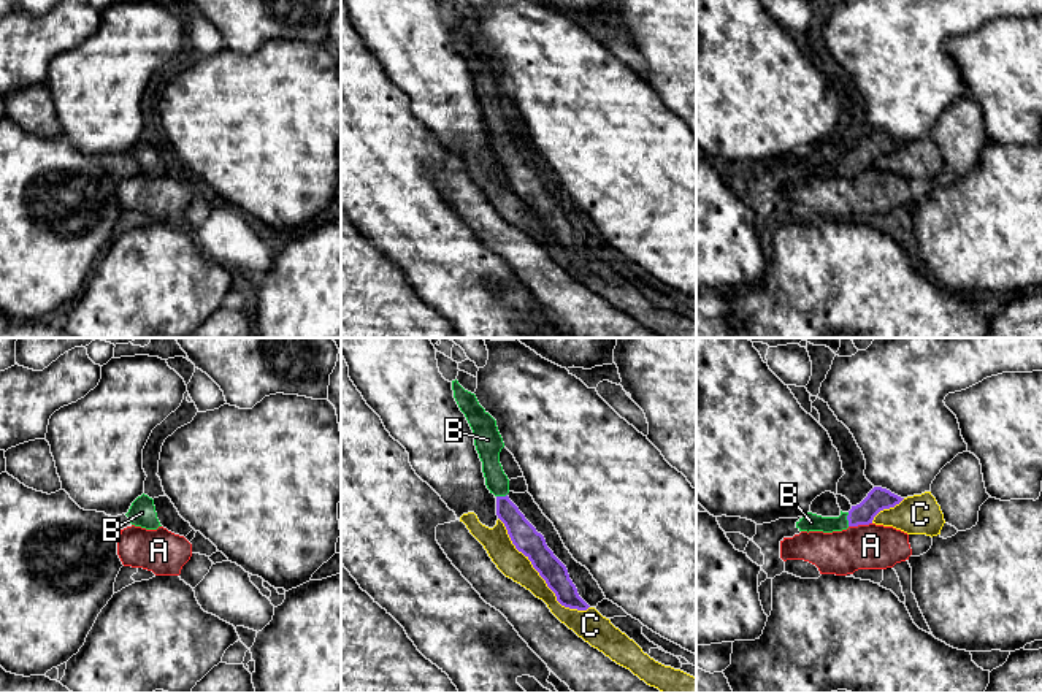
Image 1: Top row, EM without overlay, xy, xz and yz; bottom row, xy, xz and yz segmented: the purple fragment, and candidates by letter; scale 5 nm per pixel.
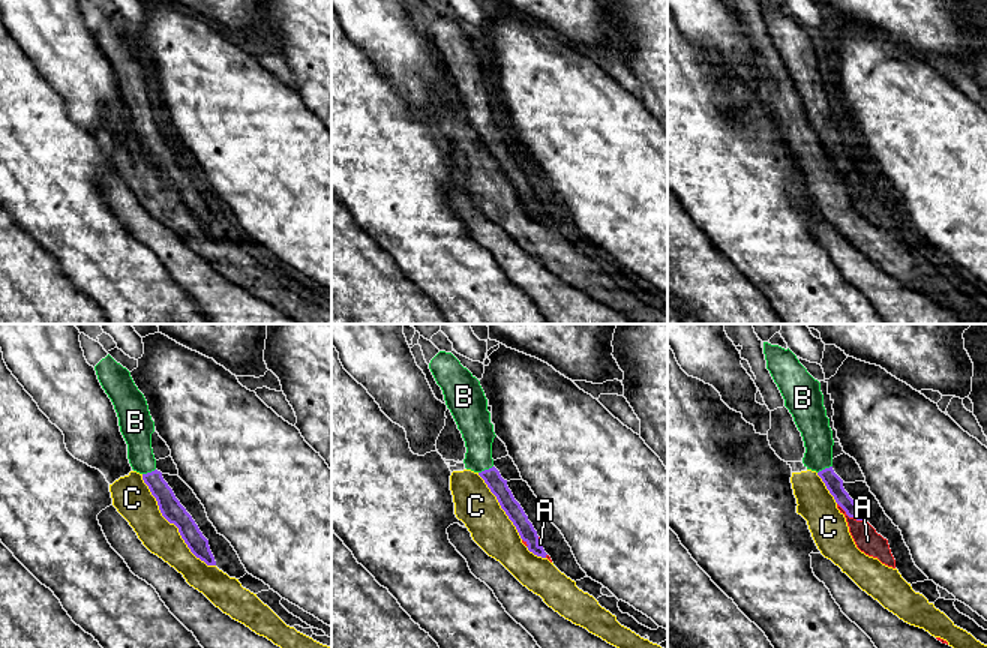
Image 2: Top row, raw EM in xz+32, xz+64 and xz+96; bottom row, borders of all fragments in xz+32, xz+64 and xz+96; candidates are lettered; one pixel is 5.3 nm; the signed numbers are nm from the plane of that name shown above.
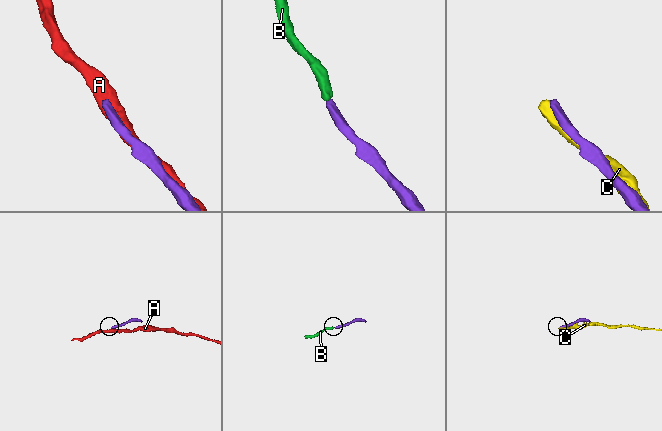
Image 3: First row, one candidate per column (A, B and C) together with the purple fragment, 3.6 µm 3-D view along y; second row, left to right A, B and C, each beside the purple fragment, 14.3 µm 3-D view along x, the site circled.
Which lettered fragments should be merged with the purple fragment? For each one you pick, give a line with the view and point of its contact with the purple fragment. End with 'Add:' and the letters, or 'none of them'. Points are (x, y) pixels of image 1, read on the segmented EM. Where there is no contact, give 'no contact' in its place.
B: yz (847, 519)
Add: B

